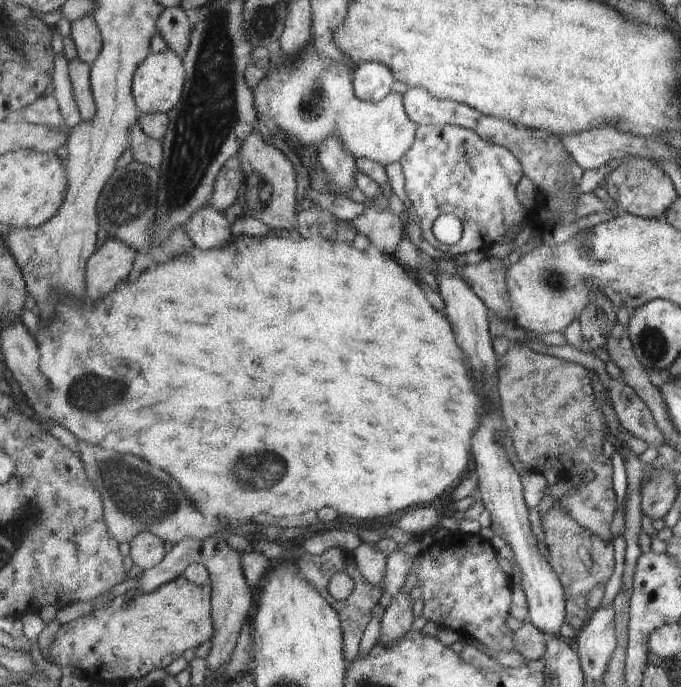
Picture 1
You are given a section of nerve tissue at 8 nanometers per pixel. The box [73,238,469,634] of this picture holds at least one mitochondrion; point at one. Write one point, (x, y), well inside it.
(142, 497)

